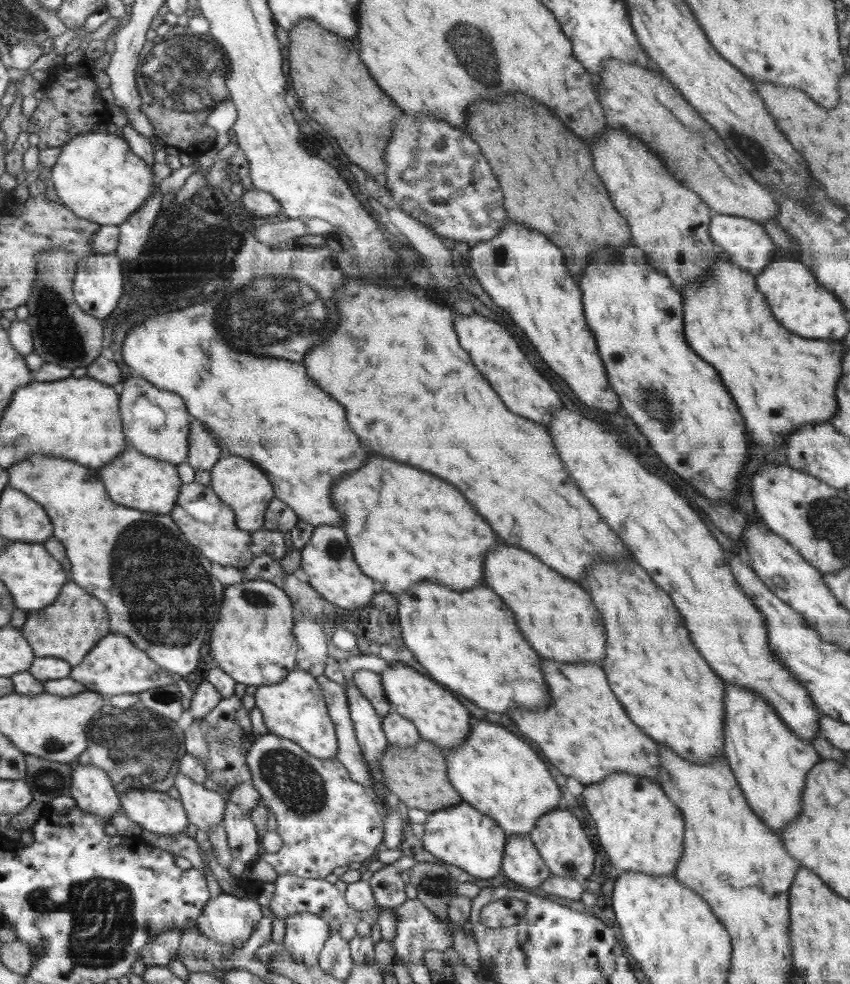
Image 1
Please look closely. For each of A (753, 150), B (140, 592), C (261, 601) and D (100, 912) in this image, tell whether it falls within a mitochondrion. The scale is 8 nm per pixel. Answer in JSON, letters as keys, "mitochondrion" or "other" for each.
{"A":"mitochondrion","B":"mitochondrion","C":"mitochondrion","D":"mitochondrion"}

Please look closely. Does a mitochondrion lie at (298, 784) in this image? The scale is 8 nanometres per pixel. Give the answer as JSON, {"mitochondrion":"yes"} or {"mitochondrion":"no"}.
{"mitochondrion":"yes"}

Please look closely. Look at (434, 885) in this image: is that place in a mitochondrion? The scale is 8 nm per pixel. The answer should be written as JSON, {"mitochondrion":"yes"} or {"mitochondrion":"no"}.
{"mitochondrion":"yes"}

